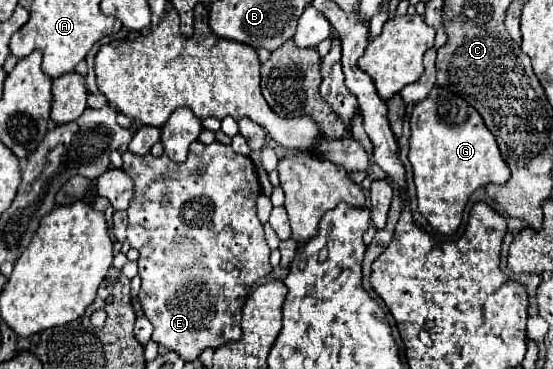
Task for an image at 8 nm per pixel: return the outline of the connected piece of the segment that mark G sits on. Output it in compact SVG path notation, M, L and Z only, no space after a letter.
M434 86L410 116L410 164L418 192L418 210L440 234L454 234L460 226L470 194L490 182L508 182L510 170L502 160L492 132L480 114L450 90Z

